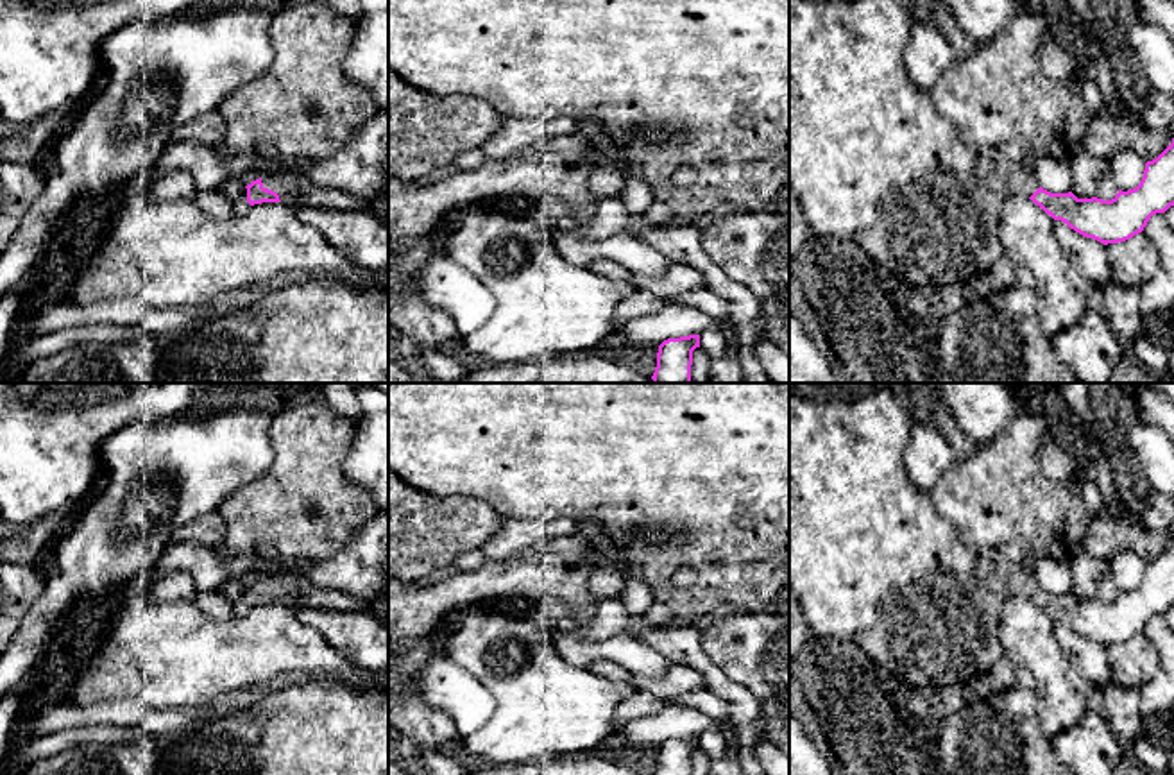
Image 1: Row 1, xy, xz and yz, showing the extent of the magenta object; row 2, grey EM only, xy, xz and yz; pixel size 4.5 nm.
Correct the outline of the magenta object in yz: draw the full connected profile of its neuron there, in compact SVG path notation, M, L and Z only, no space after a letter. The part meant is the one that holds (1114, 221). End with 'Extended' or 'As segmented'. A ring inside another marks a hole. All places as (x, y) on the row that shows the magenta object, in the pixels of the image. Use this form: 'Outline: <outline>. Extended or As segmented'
Outline: M789 0L789 190L804 211L811 234L854 240L875 265L886 267L909 285L956 285L968 283L972 277L986 272L1004 254L999 224L1002 202L1009 195L1029 197L1054 220L1061 220L1076 233L1104 245L1133 238L1144 231L1153 215L1165 213L1174 206L1174 138L1156 159L1145 163L1140 184L1127 192L1119 190L1111 200L1097 197L1077 199L1072 192L1051 193L1040 186L1031 166L1013 163L1002 149L966 145L957 129L936 111L931 95L922 91L907 75L904 52L911 41L911 27L913 20L898 0Z. Extended

